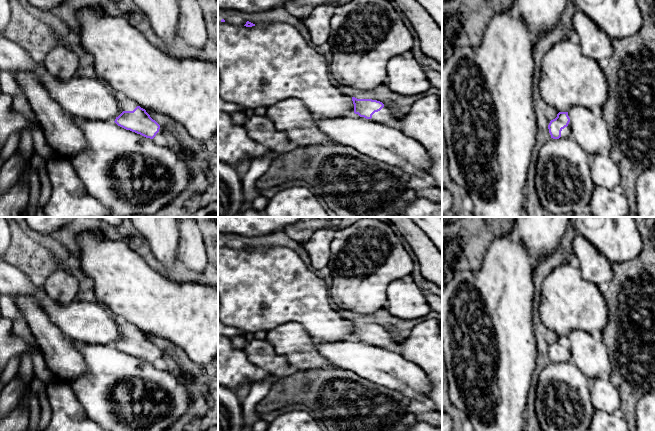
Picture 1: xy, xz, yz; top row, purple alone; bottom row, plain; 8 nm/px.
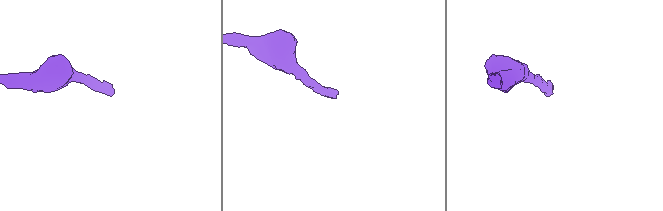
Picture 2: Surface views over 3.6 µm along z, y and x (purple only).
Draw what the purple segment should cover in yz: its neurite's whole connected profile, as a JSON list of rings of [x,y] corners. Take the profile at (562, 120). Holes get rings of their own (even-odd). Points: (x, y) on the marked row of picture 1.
[[[559,112],[557,117],[550,121],[548,129],[551,139],[569,138],[571,135],[571,125],[568,112]]]

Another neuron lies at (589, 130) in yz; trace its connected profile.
[[[572,106],[568,111],[571,125],[570,137],[589,155],[609,154],[611,138],[602,116],[590,109]]]

